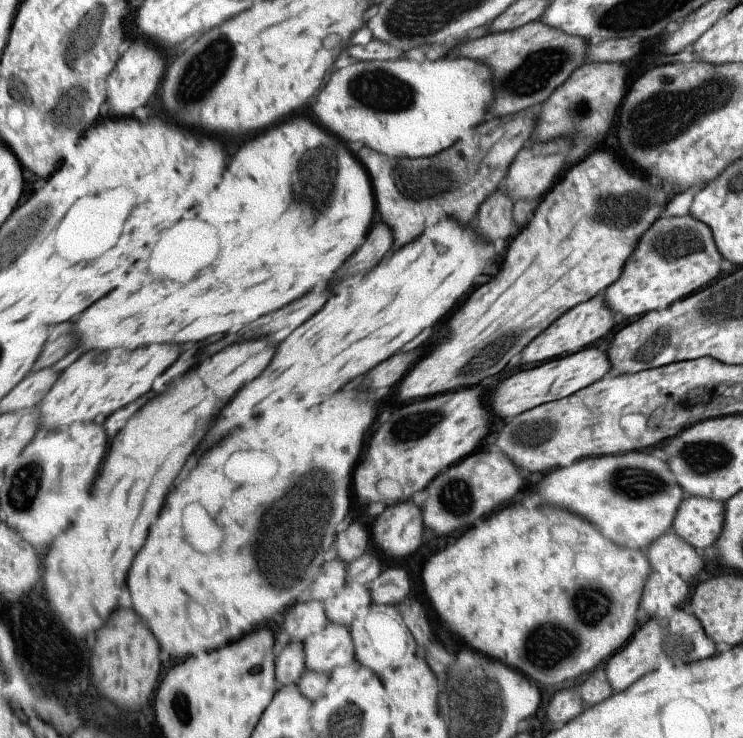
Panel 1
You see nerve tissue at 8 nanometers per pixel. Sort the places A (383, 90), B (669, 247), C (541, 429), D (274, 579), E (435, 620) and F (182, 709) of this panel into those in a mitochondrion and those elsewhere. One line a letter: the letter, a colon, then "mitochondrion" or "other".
A: mitochondrion
B: mitochondrion
C: mitochondrion
D: mitochondrion
E: other
F: other

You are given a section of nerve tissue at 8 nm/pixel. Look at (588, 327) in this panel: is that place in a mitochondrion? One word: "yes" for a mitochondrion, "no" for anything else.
no

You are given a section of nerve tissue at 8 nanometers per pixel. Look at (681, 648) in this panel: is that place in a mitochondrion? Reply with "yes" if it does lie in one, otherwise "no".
yes

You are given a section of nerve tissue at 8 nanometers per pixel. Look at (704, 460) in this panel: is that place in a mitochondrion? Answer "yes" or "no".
yes

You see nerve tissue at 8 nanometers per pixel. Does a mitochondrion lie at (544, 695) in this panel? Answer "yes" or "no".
no

